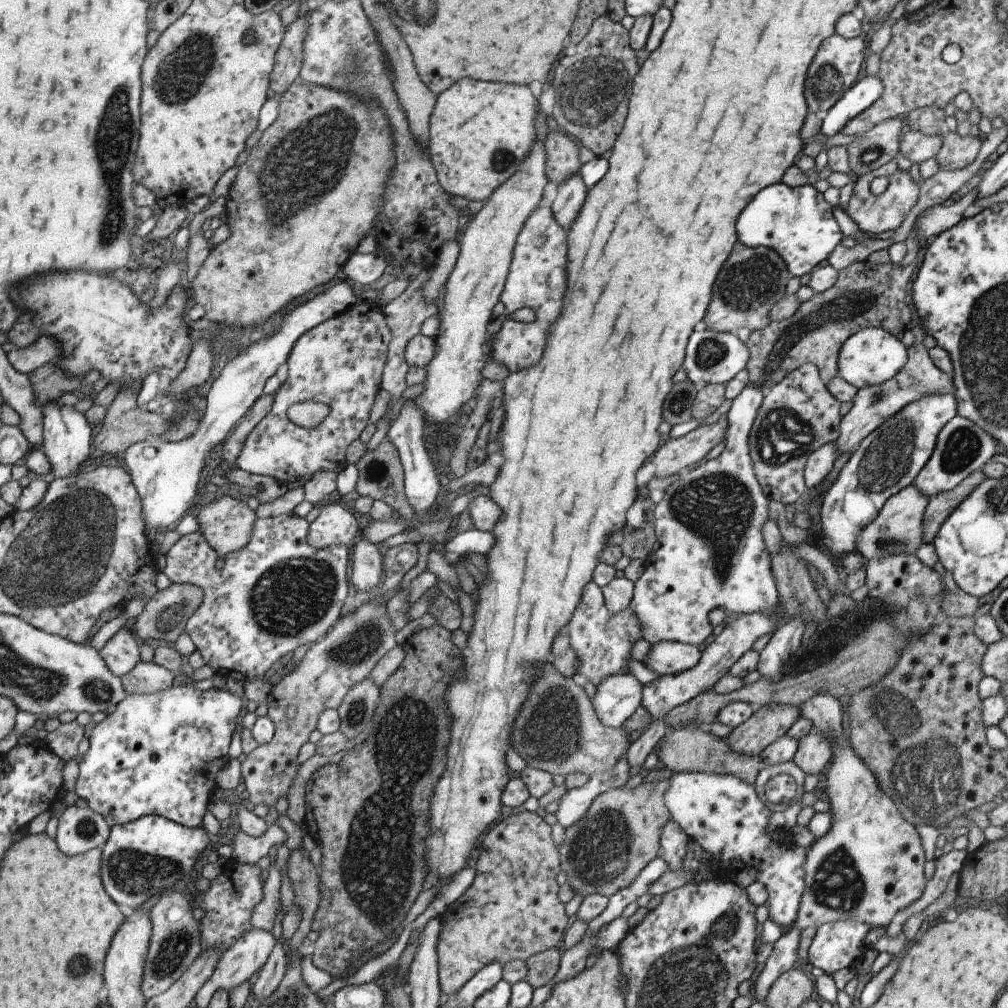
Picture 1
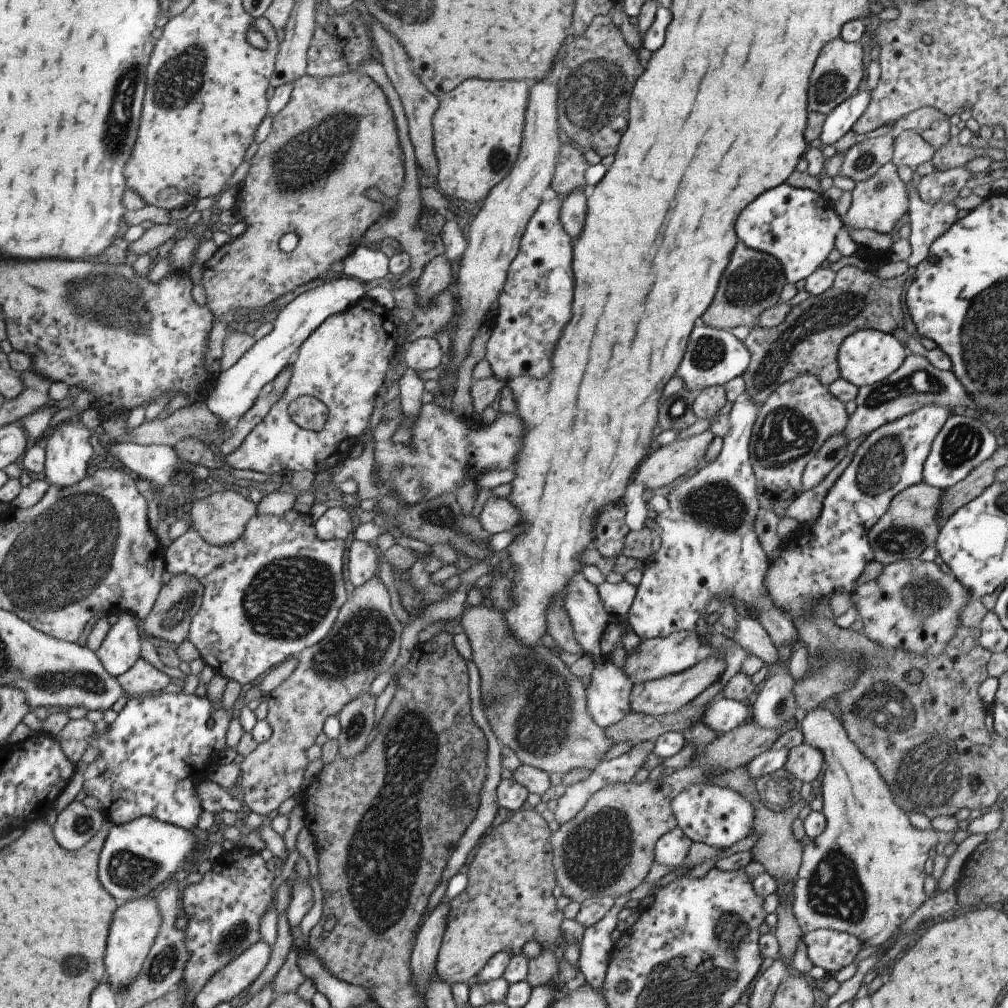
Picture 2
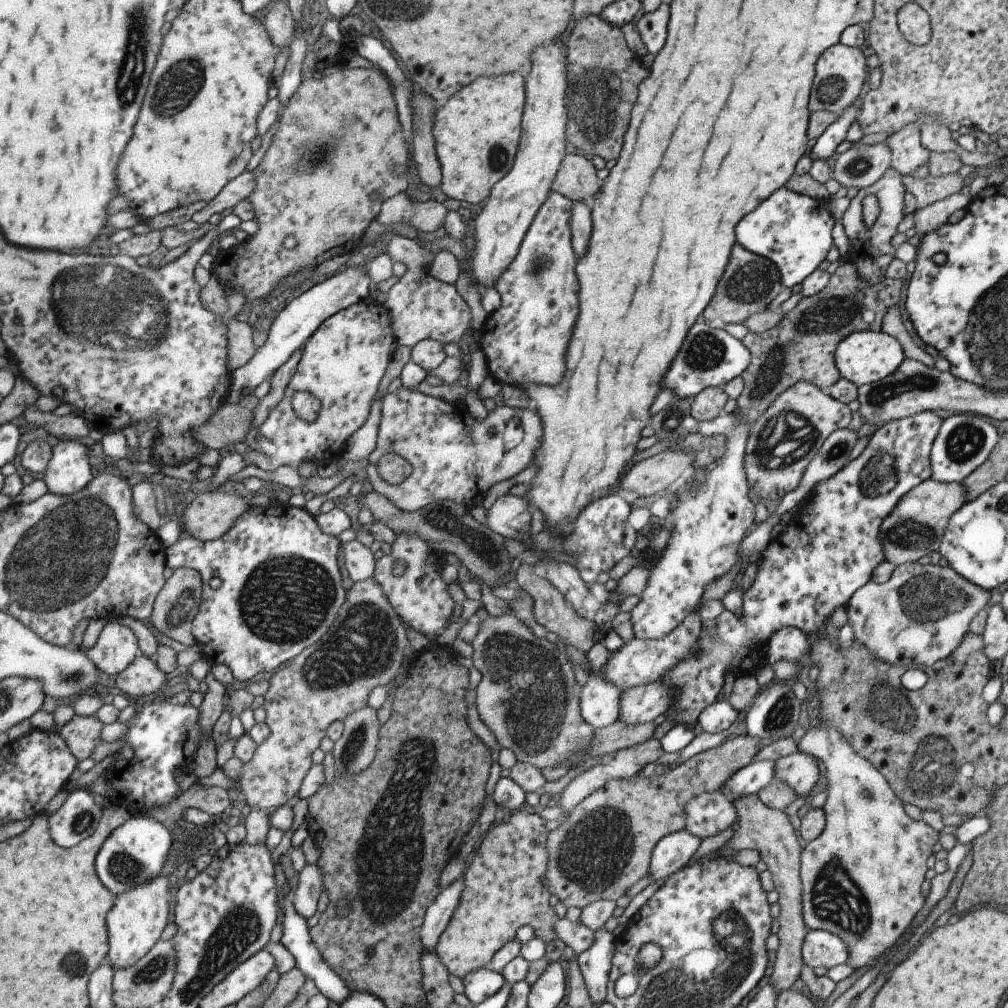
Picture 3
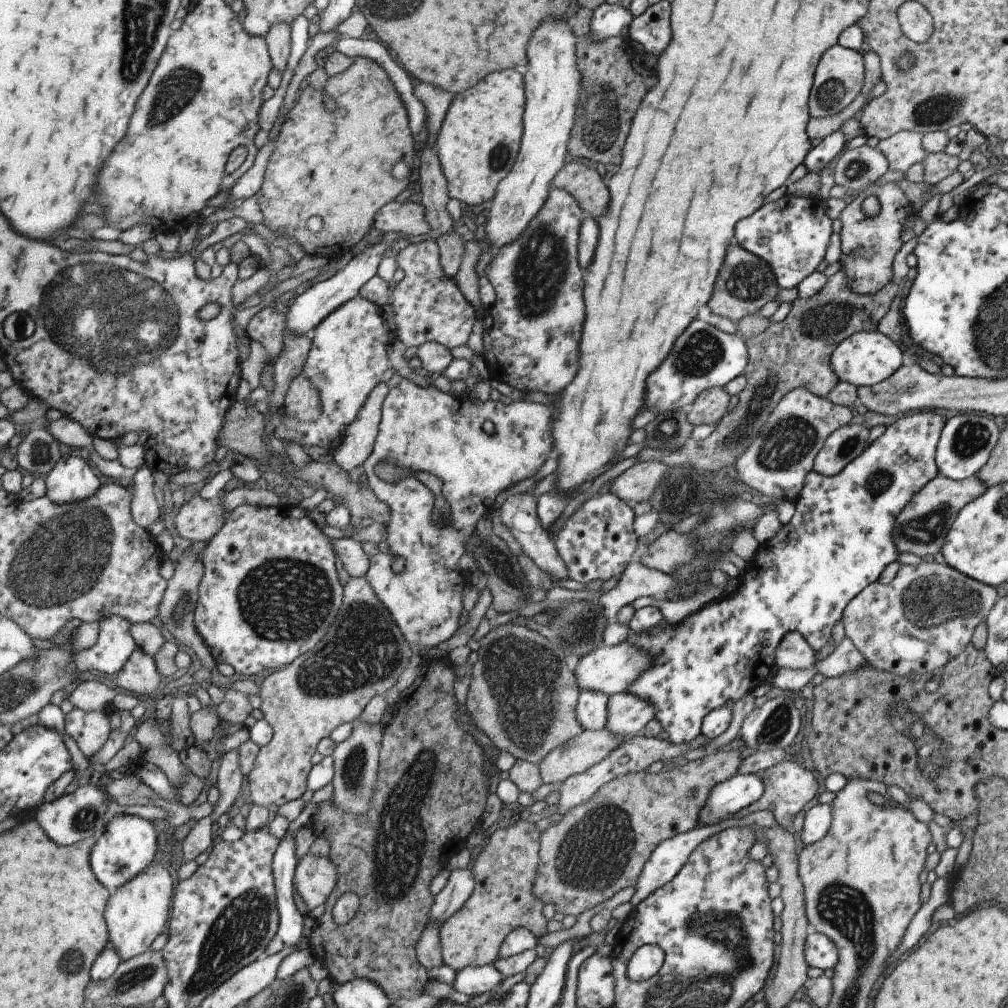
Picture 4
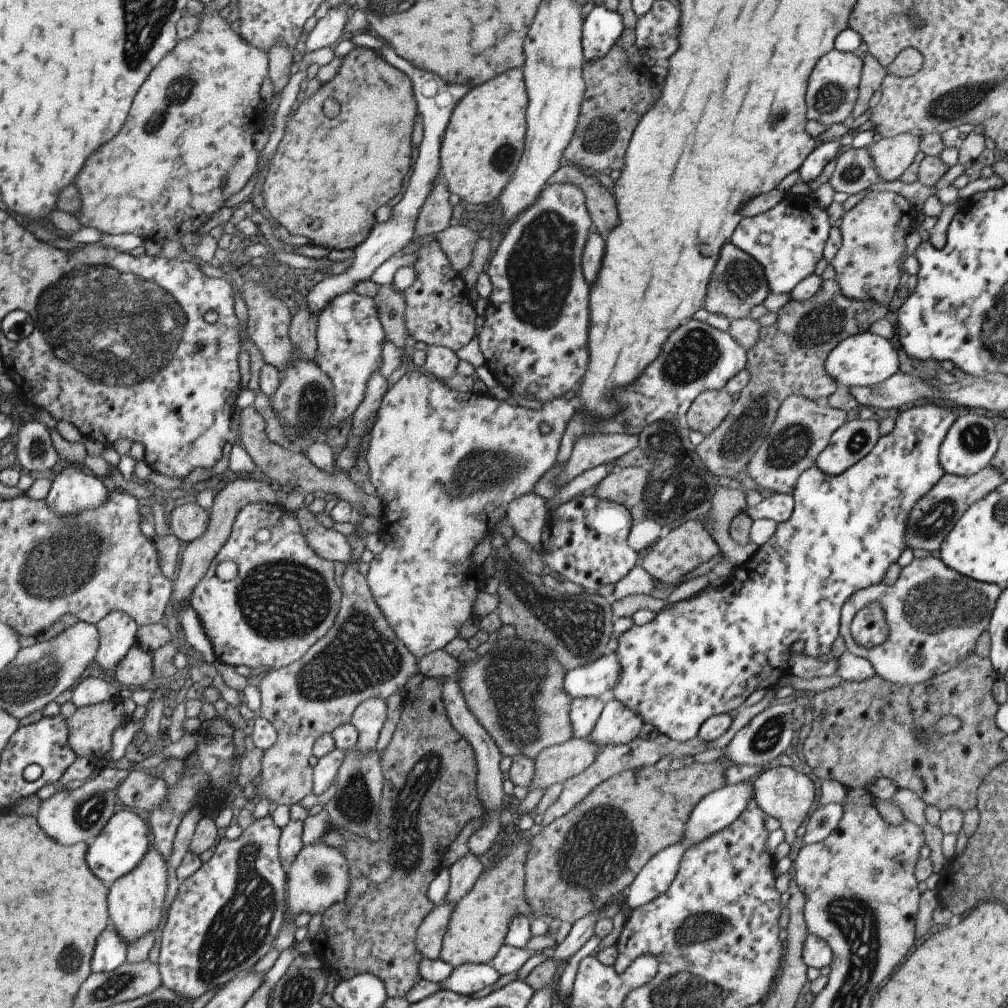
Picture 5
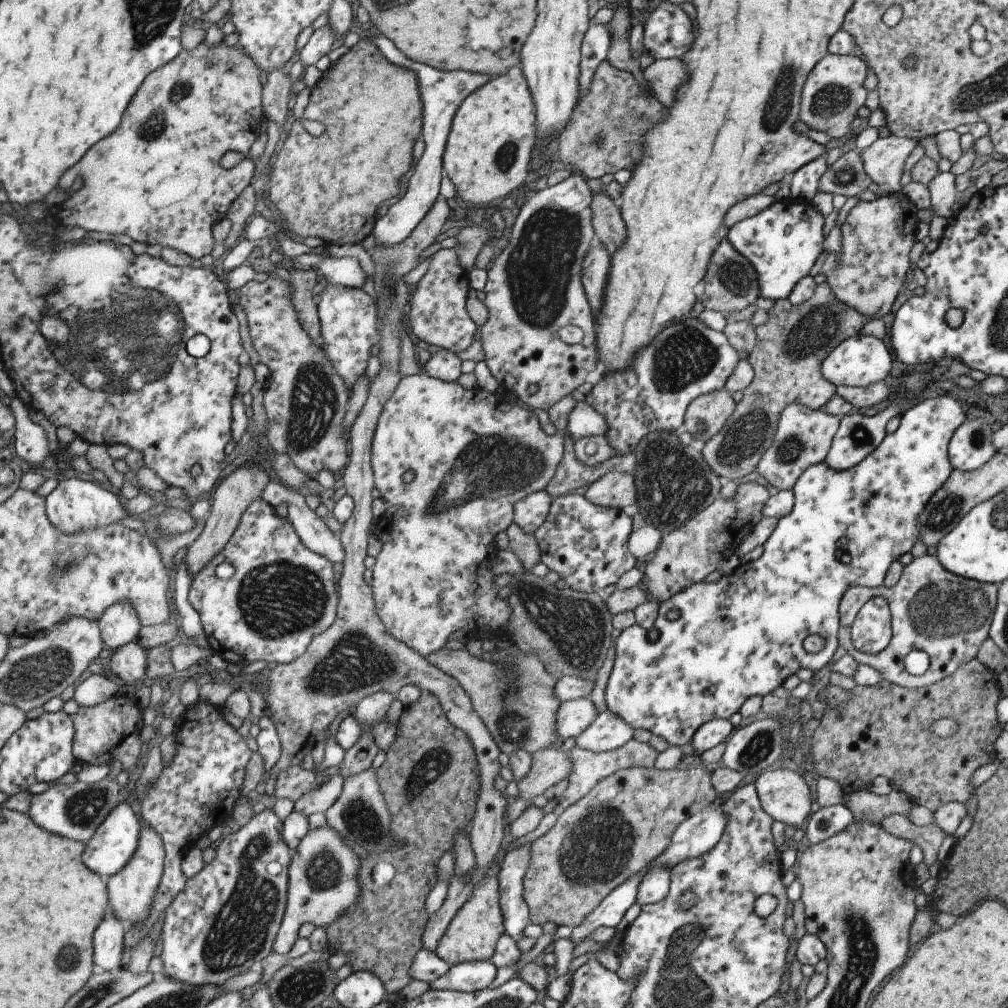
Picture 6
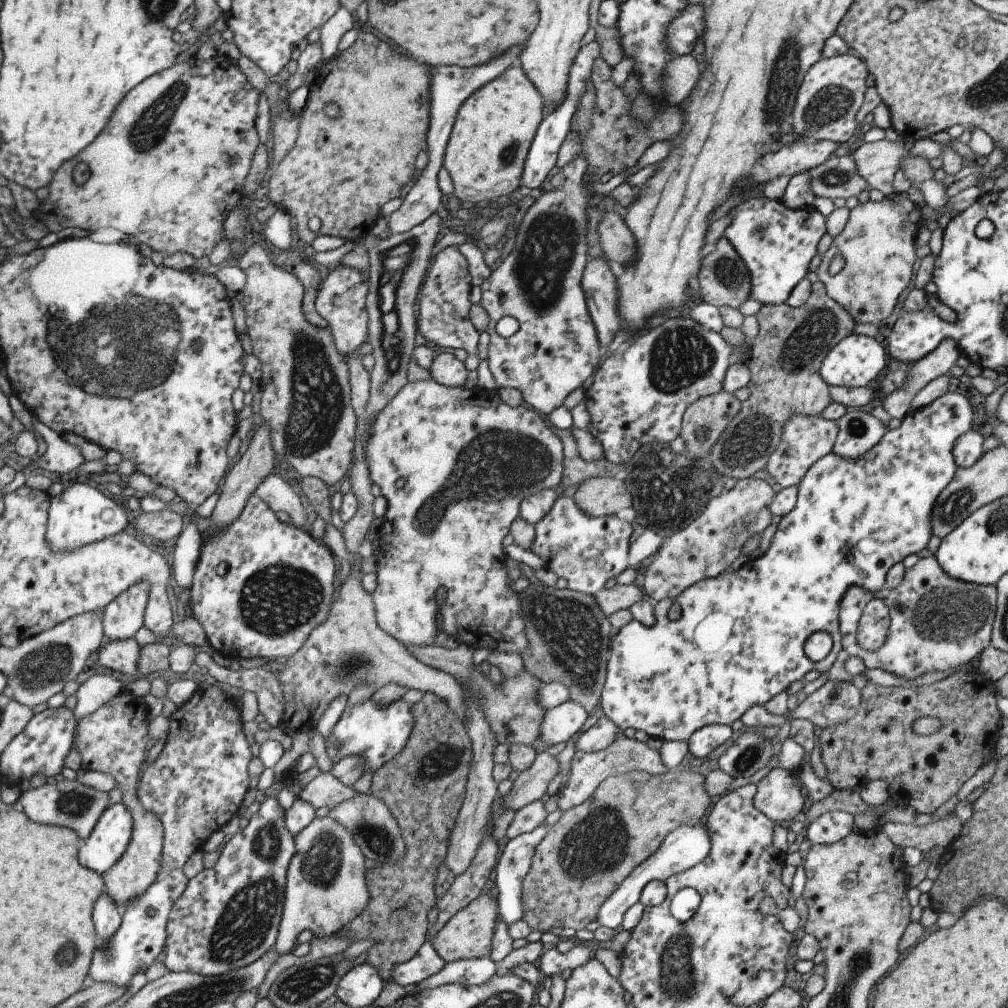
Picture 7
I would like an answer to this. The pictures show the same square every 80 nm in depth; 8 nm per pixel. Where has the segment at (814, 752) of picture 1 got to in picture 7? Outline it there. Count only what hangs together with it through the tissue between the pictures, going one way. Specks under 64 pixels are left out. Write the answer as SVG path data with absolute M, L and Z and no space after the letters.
M771 769L771 771L756 784L757 790L752 798L754 807L771 822L797 819L803 806L801 786L793 771L786 769Z

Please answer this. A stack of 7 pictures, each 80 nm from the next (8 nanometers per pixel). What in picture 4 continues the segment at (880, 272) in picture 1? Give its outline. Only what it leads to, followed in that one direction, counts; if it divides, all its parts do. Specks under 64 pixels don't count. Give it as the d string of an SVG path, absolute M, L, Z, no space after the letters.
M839 266L839 270L826 278L825 285L814 296L793 300L787 316L781 322L771 323L758 336L743 338L749 353L747 366L742 373L745 387L737 396L735 408L716 423L711 434L701 440L690 437L684 446L675 450L645 447L636 454L638 462L654 460L667 467L691 466L708 474L733 469L735 460L745 448L749 448L775 404L789 390L804 387L816 396L826 397L831 388L838 384L839 378L829 366L833 350L839 342L855 332L877 331L878 321L885 316L894 299L897 282L885 284L875 294L855 294L849 290L843 266Z

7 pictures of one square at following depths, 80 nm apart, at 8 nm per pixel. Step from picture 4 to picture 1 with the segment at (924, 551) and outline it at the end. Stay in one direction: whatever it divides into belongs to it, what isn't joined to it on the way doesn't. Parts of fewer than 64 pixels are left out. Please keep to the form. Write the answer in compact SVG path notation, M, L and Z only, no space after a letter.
M913 485L903 488L897 494L887 498L881 506L881 510L877 512L877 516L865 528L861 528L861 532L857 536L855 548L863 556L863 559L867 562L875 560L875 558L885 558L887 554L908 553L914 555L922 545L921 518L923 518L927 500L928 498L925 498Z

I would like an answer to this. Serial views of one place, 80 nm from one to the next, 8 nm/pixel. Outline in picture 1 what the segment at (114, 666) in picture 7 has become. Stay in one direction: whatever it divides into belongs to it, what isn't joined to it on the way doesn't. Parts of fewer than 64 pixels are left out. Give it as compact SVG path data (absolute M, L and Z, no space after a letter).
M137 662L131 672L120 678L126 695L147 695L172 687L175 674L154 663Z

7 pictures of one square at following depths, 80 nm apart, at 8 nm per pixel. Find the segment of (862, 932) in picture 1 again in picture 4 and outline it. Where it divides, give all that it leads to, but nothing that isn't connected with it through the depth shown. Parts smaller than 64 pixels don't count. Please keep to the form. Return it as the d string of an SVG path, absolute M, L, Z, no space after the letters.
M810 930L803 948L804 960L808 967L821 970L833 969L837 964L837 946L825 936Z

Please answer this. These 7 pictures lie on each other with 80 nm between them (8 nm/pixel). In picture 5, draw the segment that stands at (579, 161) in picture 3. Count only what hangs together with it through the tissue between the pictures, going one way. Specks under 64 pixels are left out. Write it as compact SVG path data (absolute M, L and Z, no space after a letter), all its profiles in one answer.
M559 166L546 180L546 185L557 183L573 183L584 194L584 201L591 216L591 222L595 230L607 232L617 226L617 212L615 212L615 202L613 196L597 184L597 180L585 174L583 170L575 166Z

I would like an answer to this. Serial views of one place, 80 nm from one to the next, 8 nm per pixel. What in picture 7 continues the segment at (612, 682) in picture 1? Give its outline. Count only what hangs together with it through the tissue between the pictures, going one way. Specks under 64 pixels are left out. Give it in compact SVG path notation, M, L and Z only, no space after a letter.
M565 701L550 709L545 709L538 728L538 738L555 748L567 742L581 728L588 714L576 702Z

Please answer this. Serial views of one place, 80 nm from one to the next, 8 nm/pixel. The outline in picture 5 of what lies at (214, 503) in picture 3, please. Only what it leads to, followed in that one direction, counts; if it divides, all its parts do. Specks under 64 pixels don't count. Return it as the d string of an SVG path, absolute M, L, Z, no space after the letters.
M187 502L176 506L166 518L169 533L179 541L188 543L207 530L209 510L203 510L197 502Z

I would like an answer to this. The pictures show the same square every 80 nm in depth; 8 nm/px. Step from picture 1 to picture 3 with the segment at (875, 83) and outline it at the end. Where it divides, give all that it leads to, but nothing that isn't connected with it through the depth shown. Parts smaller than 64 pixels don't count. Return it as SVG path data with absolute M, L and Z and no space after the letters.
M849 104L847 108L843 108L841 112L837 114L837 120L831 122L825 132L817 138L815 146L811 148L808 158L815 160L827 160L827 158L834 158L835 148L845 141L845 134L850 128L850 124L855 122L858 115L857 108L852 104Z

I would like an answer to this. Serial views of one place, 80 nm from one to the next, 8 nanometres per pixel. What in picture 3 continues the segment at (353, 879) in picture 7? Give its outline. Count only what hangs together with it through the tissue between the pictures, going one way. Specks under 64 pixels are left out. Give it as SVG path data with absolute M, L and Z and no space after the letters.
M304 865L297 878L297 886L291 895L293 910L299 914L299 918L309 918L316 911L317 898L324 888L321 872L317 865Z

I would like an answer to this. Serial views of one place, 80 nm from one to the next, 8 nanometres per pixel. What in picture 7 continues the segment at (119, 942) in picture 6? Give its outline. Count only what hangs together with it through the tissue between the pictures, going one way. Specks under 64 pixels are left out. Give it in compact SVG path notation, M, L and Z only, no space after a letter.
M100 894L92 906L92 918L95 920L97 949L112 937L115 929L118 929L121 910L117 903L107 894Z

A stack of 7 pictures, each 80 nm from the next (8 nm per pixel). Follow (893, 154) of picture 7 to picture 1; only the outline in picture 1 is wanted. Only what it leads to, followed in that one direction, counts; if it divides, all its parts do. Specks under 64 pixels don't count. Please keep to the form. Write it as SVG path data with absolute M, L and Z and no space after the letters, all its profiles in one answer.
M908 130L900 138L899 154L910 163L915 162L915 164L919 165L919 162L935 157L935 154L941 148L942 135L943 132L939 132L939 134L923 134L923 132L917 130Z

